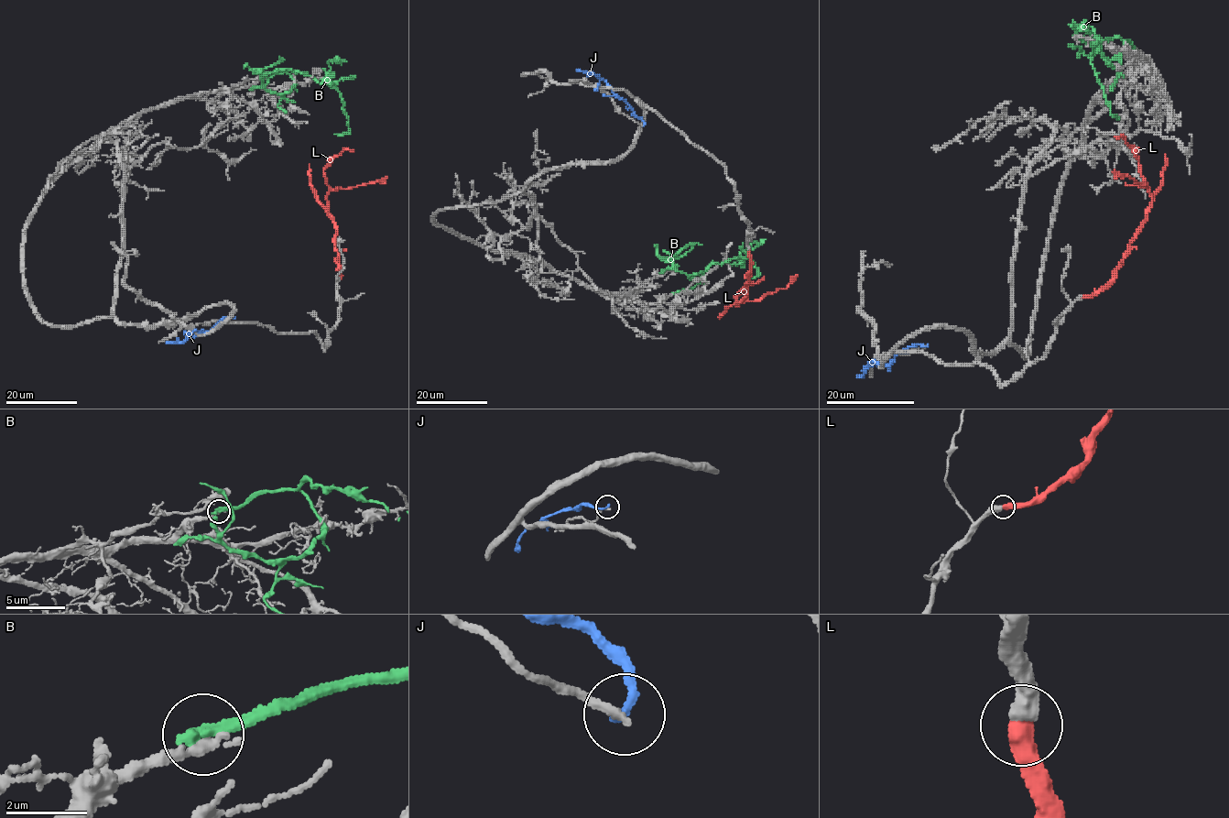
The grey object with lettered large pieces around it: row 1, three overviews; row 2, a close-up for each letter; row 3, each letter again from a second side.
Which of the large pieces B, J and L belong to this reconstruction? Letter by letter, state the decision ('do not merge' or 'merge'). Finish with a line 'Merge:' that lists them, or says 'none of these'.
B: do not merge
J: do not merge
L: merge
Merge: L

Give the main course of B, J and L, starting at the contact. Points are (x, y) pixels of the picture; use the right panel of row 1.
B: (1135, 48), (1129, 41), (1116, 37), (1102, 39), (1092, 53), (1096, 78), (1106, 97), (1106, 104), (1116, 116)
J: (927, 344), (902, 349), (888, 365), (872, 361), (857, 377)
L: (1083, 297), (1096, 295), (1113, 279), (1114, 268), (1145, 221), (1151, 204), (1150, 191), (1145, 184), (1113, 171)

